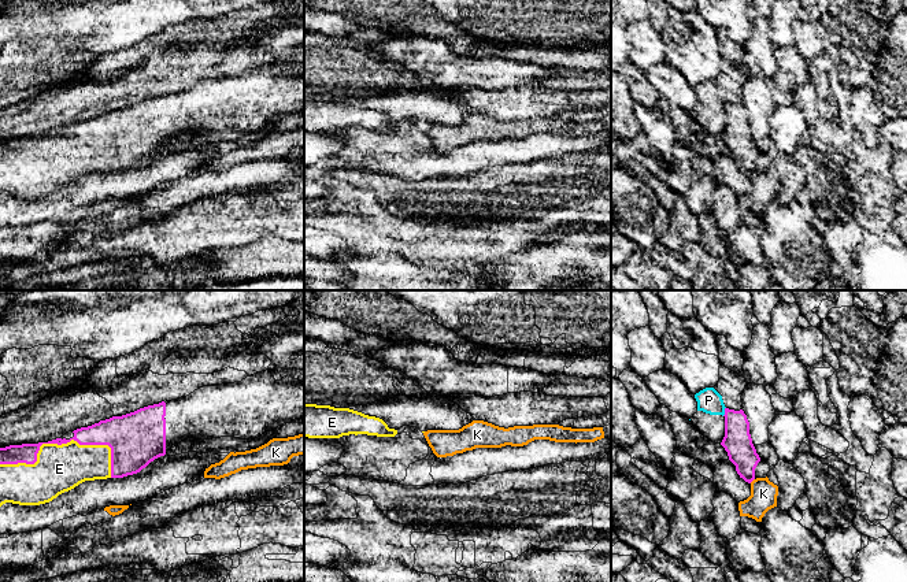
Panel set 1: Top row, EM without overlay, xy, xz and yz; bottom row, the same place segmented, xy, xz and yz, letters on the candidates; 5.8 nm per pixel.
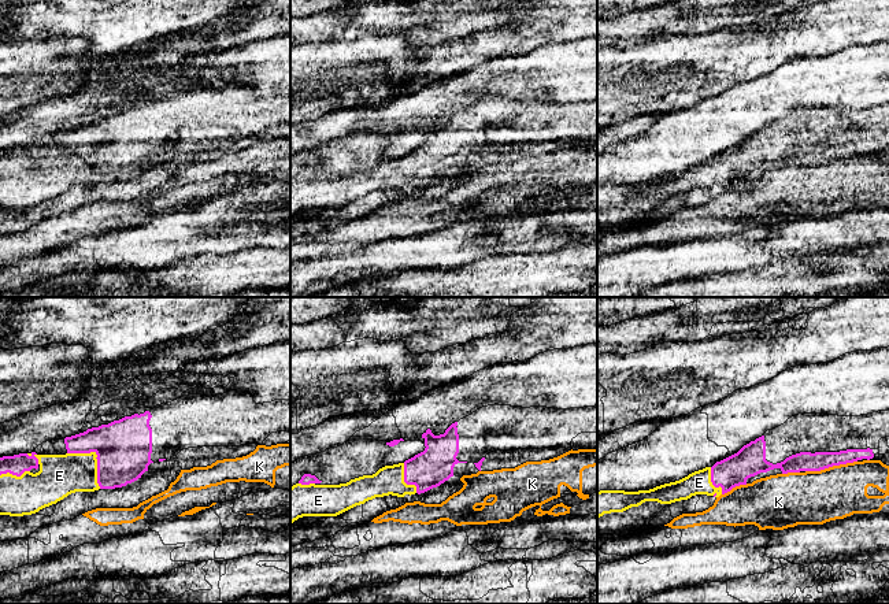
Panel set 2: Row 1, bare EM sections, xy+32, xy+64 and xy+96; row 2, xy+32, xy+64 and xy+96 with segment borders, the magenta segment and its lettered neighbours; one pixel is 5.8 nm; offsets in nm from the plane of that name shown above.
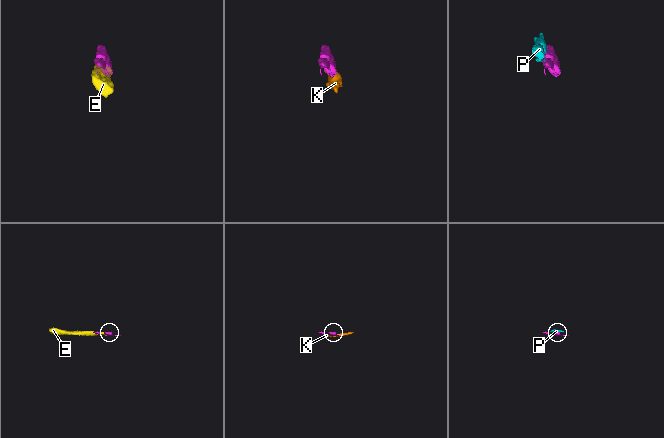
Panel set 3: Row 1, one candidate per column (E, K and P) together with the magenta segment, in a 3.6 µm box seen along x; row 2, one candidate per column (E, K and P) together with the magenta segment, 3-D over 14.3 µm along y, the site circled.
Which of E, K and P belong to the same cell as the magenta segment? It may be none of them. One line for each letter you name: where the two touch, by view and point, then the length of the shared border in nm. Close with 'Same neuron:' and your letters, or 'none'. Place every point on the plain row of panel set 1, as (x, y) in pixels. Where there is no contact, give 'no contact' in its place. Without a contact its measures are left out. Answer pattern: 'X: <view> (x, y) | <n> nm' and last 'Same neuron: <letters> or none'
E: xy (51, 136) | 650 nm
Same neuron: E

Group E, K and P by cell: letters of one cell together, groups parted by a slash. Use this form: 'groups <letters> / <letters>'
groups E / K / P

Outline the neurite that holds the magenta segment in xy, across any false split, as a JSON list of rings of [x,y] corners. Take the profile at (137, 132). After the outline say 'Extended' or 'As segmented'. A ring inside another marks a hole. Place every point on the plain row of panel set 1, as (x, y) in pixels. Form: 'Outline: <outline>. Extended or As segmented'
Outline: [[[266,63],[241,75],[203,79],[186,90],[162,94],[77,122],[70,133],[56,131],[0,141],[0,200],[5,196],[40,199],[85,174],[137,167],[188,131],[258,131],[295,112],[304,114],[304,74],[290,68],[275,74]]]. Extended

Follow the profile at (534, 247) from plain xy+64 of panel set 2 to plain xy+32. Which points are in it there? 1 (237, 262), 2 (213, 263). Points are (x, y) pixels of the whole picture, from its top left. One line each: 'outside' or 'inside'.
1: outside
2: outside

